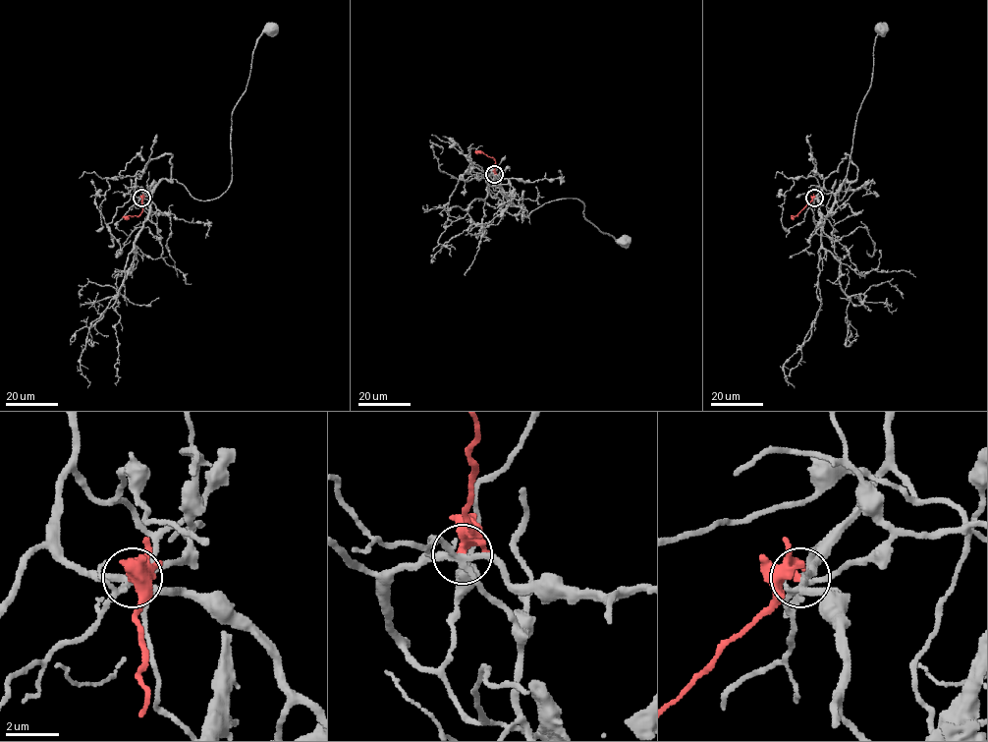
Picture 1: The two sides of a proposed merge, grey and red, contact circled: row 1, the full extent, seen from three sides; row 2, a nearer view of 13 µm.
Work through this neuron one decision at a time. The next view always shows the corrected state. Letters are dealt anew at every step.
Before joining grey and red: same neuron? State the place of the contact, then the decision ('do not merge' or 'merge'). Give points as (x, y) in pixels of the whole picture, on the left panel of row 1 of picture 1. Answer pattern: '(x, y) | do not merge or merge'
(141, 198) | do not merge

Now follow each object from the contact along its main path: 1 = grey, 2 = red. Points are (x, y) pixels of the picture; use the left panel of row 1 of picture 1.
1: (141, 198), (162, 179), (175, 179), (198, 199), (227, 189), (231, 113), (246, 89), (256, 38), (273, 29)
2: (141, 198), (142, 212), (138, 216), (123, 217)

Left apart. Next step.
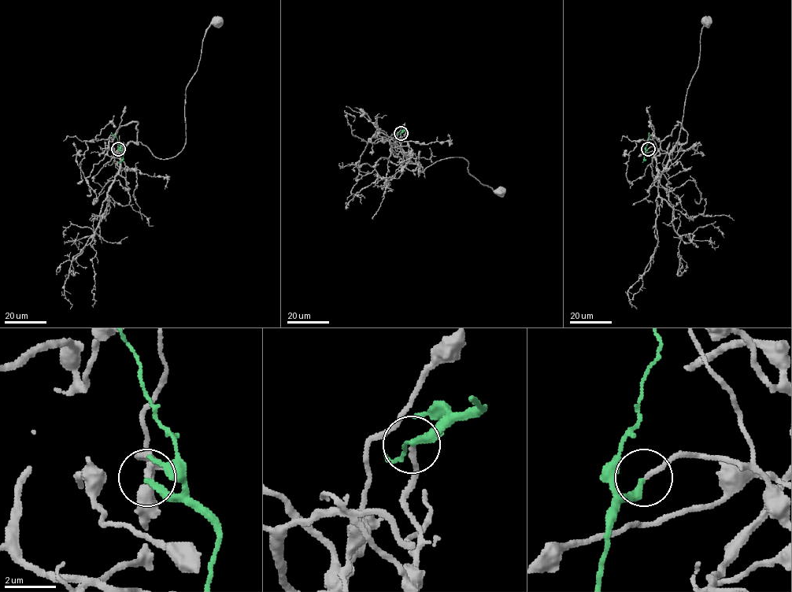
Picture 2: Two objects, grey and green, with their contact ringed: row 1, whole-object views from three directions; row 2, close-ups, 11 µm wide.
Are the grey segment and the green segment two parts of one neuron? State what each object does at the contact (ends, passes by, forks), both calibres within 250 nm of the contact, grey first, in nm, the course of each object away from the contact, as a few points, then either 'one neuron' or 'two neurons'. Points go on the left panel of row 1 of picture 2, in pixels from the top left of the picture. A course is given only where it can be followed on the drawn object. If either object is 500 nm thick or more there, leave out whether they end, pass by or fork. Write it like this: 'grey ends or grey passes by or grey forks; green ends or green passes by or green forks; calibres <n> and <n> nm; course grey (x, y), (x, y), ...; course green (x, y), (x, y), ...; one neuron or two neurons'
grey ends; green ends; calibres 190 and 240 nm; course grey (118, 149), (140, 142), (167, 159), (182, 149), (185, 89), (205, 29), (219, 22); course green (118, 149), (120, 150), (121, 147), (116, 137), (110, 133); one neuron

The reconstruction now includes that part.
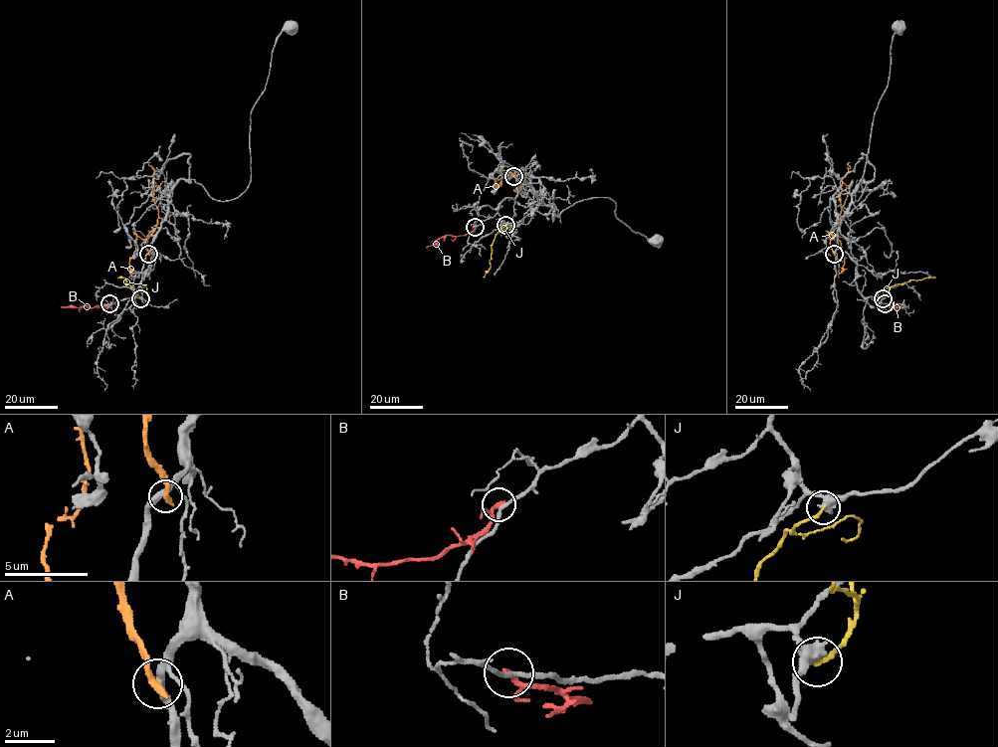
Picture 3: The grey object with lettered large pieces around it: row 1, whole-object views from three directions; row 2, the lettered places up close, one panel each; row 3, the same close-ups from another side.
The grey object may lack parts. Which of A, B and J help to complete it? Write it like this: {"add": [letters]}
{"add": []}

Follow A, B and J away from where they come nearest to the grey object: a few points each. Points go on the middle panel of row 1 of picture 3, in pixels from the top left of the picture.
A: (513, 176), (523, 183), (518, 181), (519, 190), (515, 190)
B: (475, 227), (464, 235), (438, 238), (426, 247)
J: (505, 225), (494, 239), (490, 268), (484, 278)

